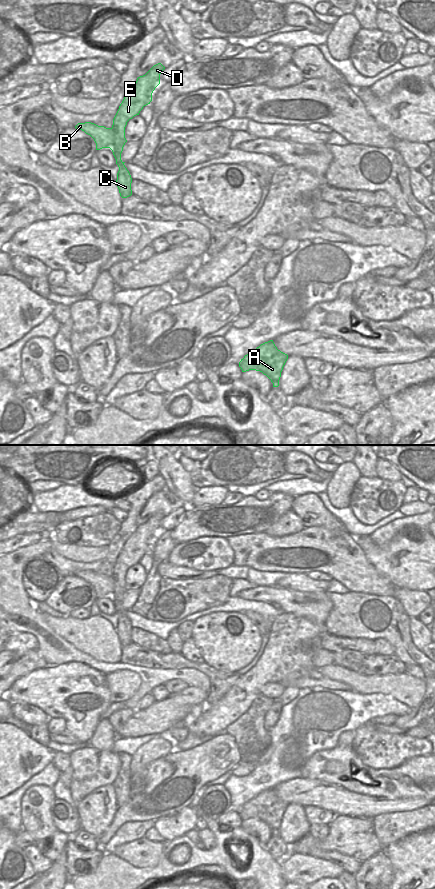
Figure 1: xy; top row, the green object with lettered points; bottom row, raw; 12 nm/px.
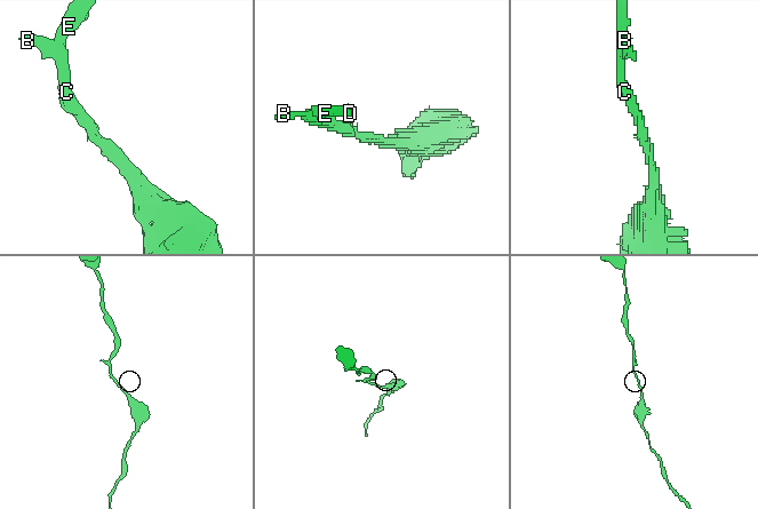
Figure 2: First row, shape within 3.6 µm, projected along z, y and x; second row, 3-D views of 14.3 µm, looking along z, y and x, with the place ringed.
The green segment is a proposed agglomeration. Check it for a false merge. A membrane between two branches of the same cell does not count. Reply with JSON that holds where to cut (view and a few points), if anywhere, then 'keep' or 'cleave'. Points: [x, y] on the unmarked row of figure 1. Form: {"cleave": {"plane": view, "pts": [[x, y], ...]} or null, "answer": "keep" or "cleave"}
{"cleave": null, "answer": "keep"}

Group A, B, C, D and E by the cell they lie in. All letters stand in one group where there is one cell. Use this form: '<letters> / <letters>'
A B C D E

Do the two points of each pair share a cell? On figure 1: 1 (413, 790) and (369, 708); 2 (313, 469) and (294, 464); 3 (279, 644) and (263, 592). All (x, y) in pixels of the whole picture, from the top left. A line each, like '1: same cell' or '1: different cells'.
1: different cells
2: same cell
3: different cells

